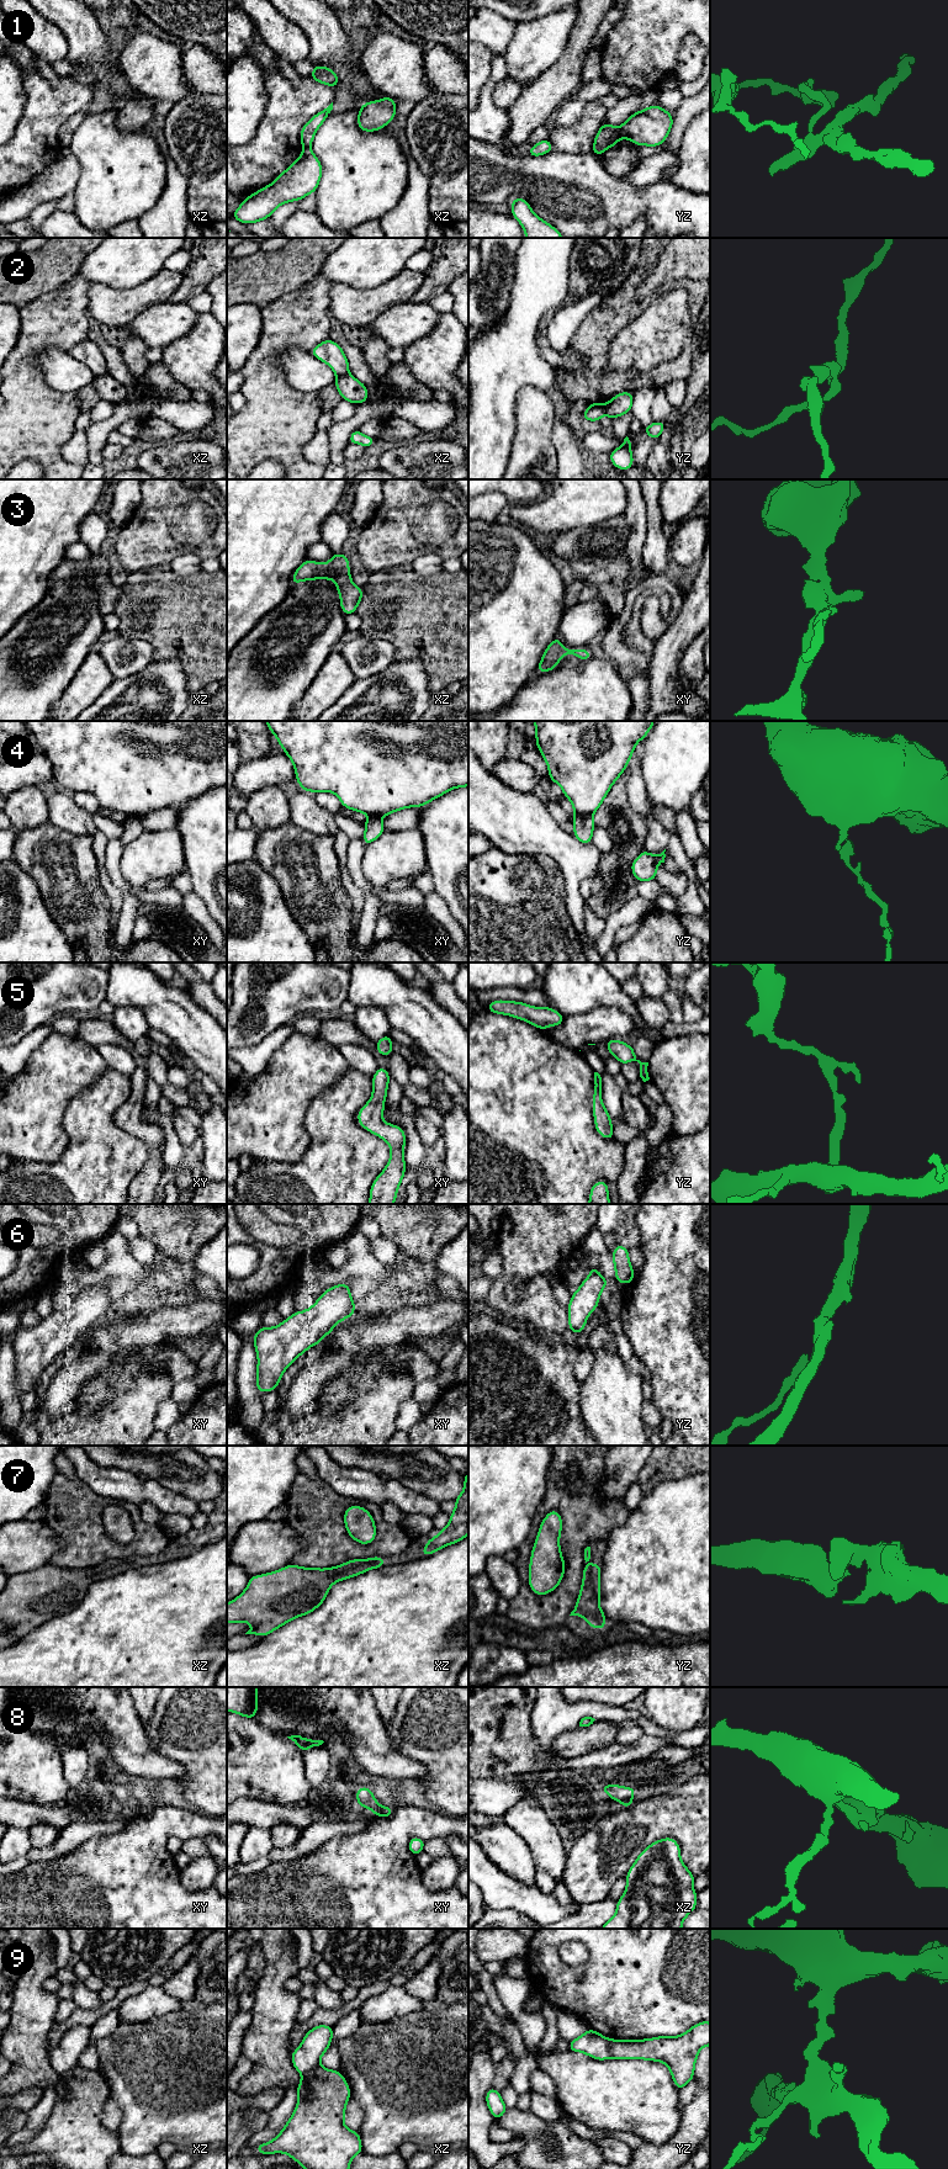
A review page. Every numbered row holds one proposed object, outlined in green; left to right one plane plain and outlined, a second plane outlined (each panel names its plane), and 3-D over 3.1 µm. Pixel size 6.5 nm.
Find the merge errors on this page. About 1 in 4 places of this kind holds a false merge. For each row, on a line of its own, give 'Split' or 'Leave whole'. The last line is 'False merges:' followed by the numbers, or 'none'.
1: Split
2: Split
3: Leave whole
4: Split
5: Leave whole
6: Leave whole
7: Leave whole
8: Leave whole
9: Split
False merges: 1, 2, 4, 9

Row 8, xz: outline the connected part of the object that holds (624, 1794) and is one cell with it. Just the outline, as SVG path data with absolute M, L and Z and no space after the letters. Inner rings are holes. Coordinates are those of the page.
M602 1784L600 1787L613 1801L619 1801L623 1804L623 1808L629 1808L635 1803L631 1801L636 1791L635 1787L618 1784Z

